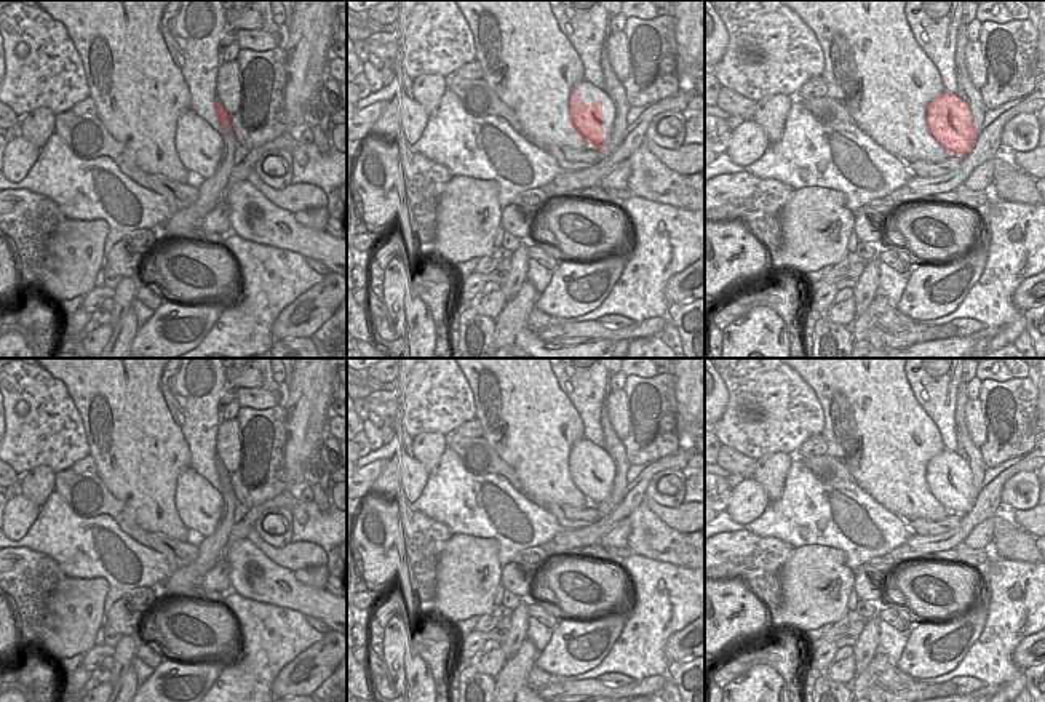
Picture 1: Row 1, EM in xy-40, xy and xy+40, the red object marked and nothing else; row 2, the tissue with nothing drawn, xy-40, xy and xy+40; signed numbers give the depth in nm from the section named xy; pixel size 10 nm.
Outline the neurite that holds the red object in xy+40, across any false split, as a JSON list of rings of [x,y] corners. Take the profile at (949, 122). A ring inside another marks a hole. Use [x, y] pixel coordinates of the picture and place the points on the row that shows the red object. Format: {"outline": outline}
{"outline": [[[943,93],[932,99],[927,106],[925,122],[932,138],[949,155],[968,155],[979,136],[967,102],[954,93]]]}

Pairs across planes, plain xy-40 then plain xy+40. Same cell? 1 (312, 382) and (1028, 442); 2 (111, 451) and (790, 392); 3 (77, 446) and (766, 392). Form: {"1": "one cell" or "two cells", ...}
{"1": "one cell", "2": "two cells", "3": "one cell"}

